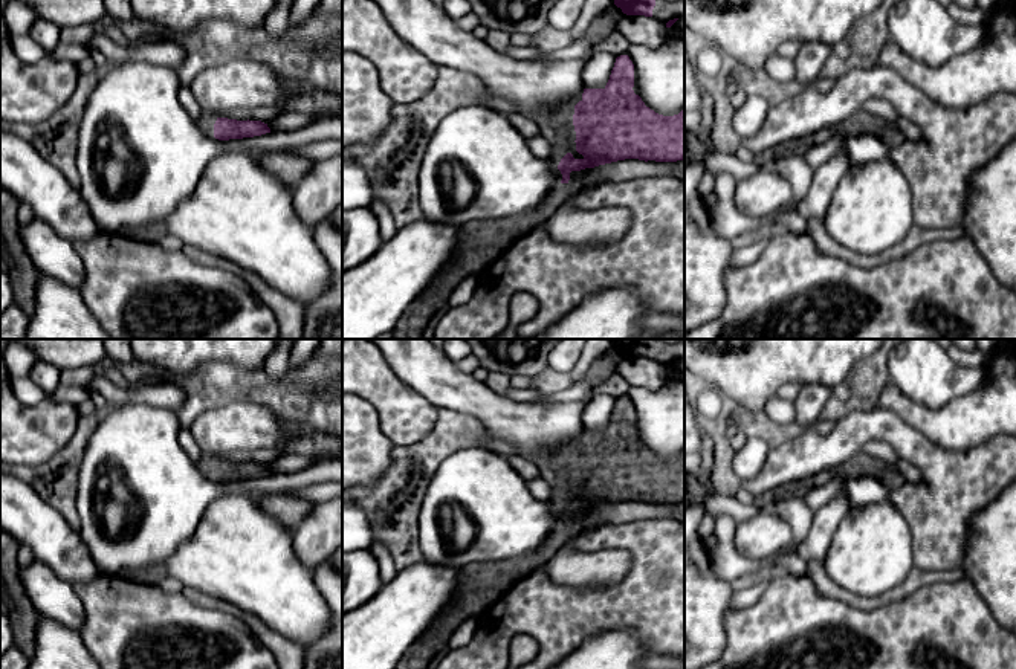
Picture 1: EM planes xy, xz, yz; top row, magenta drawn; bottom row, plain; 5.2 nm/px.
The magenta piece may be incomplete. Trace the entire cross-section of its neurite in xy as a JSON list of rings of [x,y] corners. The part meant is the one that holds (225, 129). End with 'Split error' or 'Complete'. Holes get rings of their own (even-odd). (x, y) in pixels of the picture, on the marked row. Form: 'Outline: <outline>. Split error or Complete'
Outline: [[[205,112],[197,121],[197,125],[206,136],[215,137],[218,141],[254,137],[270,133],[267,124],[261,121],[217,118]]]. Split error

